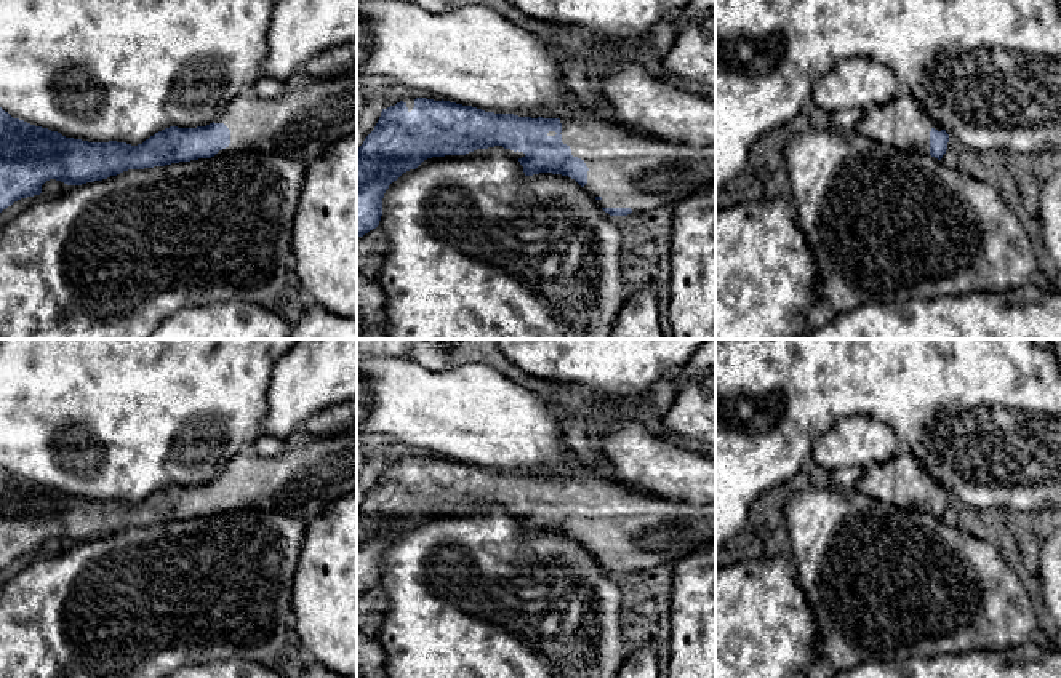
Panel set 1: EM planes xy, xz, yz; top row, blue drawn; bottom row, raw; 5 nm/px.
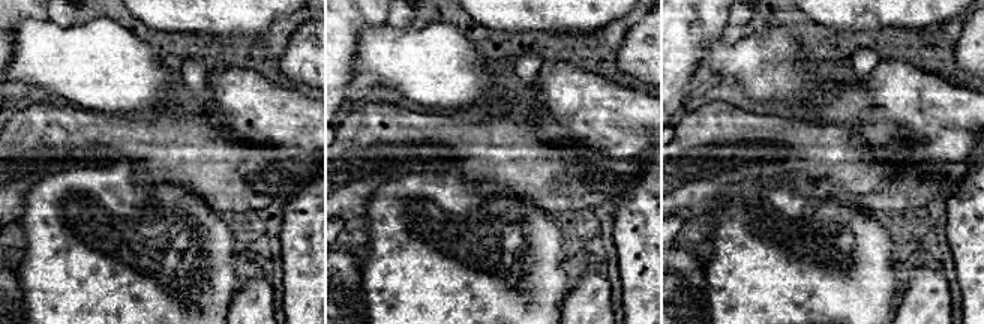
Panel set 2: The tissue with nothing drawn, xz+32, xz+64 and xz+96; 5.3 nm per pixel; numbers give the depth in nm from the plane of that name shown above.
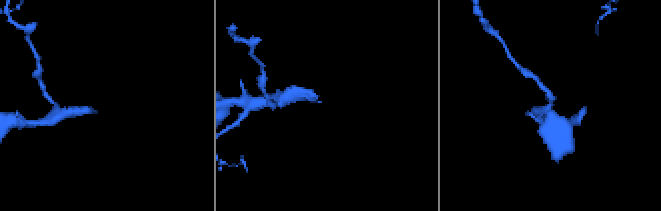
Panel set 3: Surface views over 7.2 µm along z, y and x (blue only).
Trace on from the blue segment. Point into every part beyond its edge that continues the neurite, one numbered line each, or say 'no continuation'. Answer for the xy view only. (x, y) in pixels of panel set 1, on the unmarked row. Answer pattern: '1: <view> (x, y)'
1: xy (301, 482)

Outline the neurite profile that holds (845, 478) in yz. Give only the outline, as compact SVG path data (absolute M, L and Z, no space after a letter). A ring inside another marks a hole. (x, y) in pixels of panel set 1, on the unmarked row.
M843 467L829 472L827 486L840 491L855 491L856 481L867 472L869 469L863 467Z

